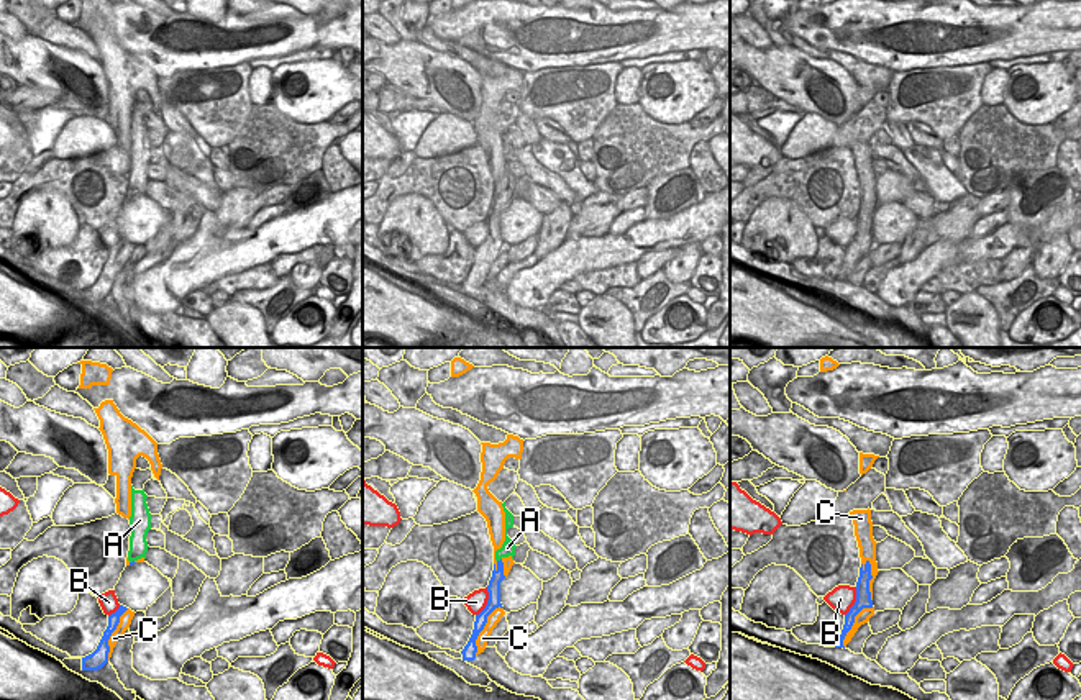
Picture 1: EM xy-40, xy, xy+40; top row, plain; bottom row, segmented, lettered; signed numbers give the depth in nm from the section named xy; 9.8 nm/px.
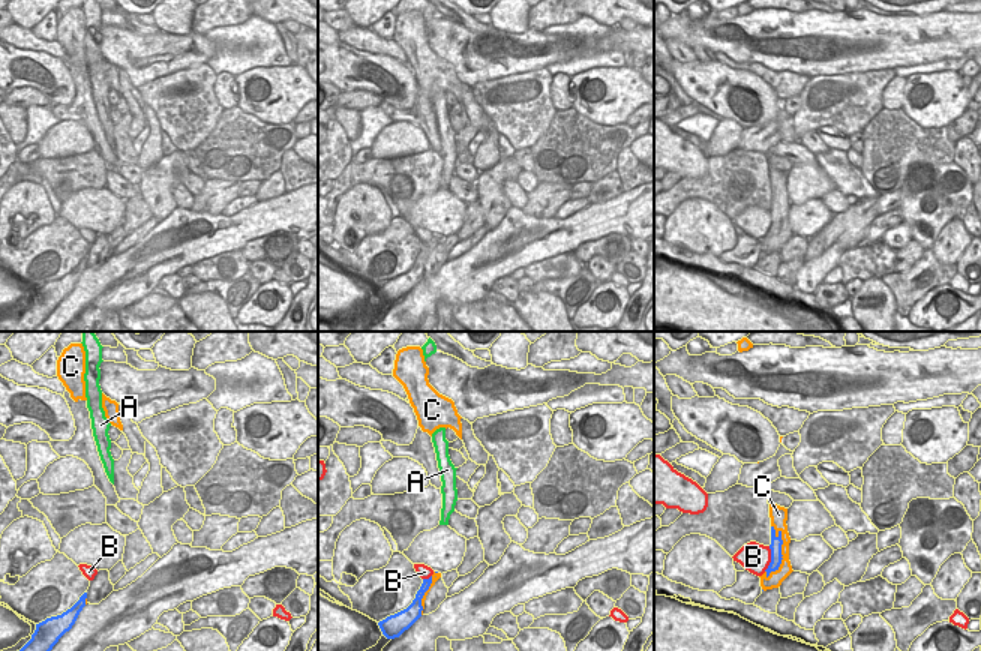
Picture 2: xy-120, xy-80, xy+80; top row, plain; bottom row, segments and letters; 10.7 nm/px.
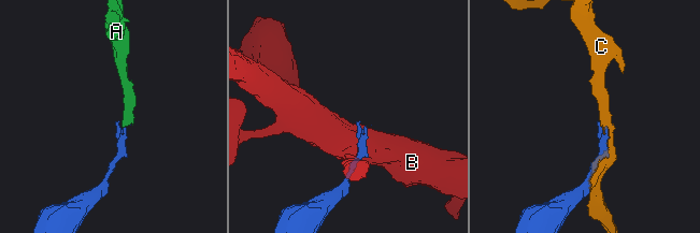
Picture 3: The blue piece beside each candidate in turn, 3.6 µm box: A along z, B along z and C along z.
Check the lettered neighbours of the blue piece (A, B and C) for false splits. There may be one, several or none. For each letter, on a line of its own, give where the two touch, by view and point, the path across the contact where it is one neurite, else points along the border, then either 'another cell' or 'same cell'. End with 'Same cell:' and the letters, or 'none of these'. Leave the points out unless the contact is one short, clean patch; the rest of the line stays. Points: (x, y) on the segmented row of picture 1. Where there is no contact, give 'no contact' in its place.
A: contact xy (501, 559); way xy (497, 576), (501, 559), (507, 548); same cell
B: contact xy (488, 602); another cell
C: contact xy+40 (870, 579); another cell
Same cell: A

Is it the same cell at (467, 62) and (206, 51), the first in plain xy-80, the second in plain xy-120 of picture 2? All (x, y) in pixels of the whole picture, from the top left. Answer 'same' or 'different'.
same

